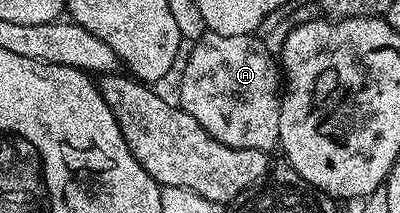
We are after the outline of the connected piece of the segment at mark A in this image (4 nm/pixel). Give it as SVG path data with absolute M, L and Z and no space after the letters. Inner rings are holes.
M208 31L190 45L191 53L182 61L183 73L179 76L178 103L199 125L230 148L274 149L279 142L279 106L281 103L281 72L277 60L267 53L261 41L249 36L222 36Z

